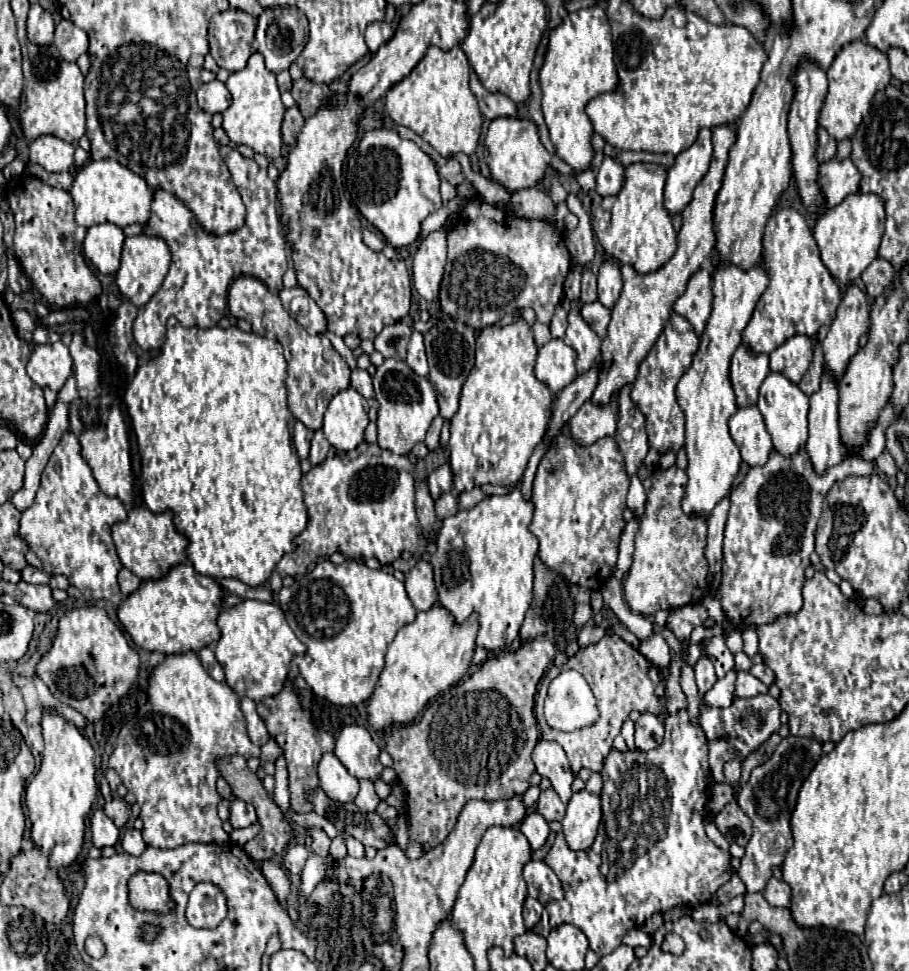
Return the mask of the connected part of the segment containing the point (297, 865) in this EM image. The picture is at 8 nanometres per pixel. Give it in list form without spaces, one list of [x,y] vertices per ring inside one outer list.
[[[291,844],[283,856],[283,866],[291,872],[291,874],[299,874],[305,860],[309,858],[309,852],[305,850],[305,846],[301,844]]]

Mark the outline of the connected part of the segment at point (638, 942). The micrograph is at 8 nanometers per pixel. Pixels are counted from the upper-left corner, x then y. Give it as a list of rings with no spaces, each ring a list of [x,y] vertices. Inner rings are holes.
[[[633,930],[633,932],[627,932],[627,934],[623,936],[623,944],[631,946],[631,948],[635,948],[635,946],[645,946],[645,948],[647,948],[651,942],[645,940],[645,934],[643,934],[641,930]]]

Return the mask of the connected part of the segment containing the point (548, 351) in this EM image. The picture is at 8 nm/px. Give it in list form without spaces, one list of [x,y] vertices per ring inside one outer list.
[[[563,340],[547,342],[539,348],[535,376],[553,394],[559,394],[569,382],[575,380],[575,350],[563,344]]]

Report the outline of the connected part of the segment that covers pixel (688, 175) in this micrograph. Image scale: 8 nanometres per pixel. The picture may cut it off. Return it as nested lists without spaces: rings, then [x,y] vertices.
[[[701,130],[695,144],[681,154],[677,154],[675,164],[667,170],[665,182],[665,210],[671,216],[683,212],[683,208],[693,198],[693,190],[697,182],[709,168],[711,162],[711,130]]]

